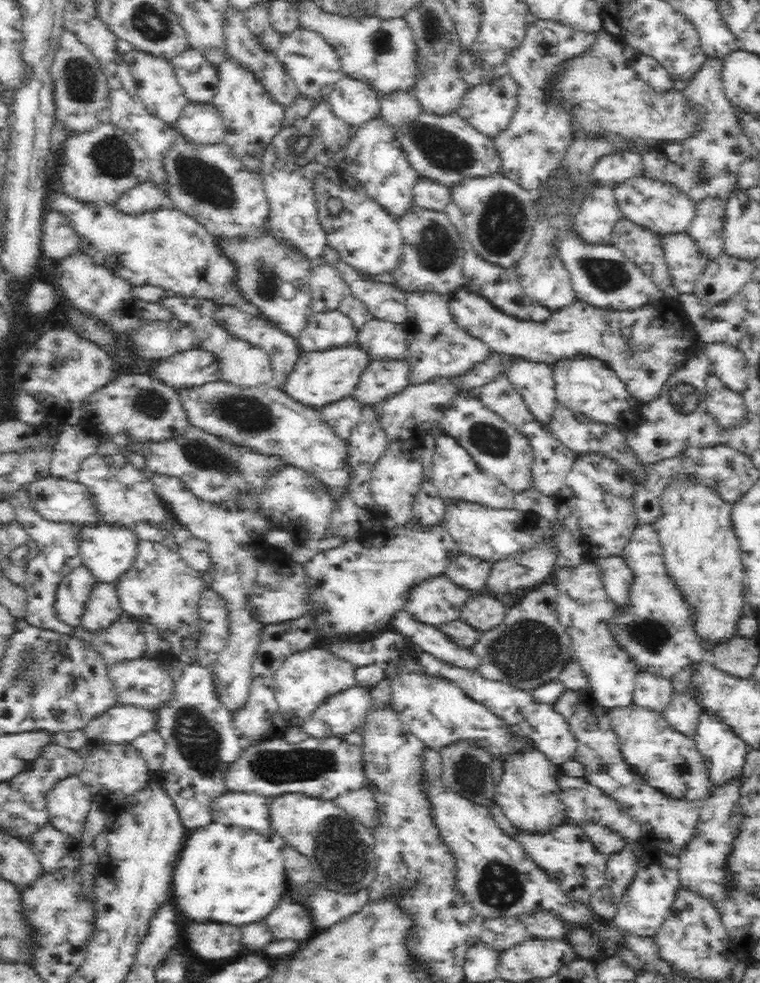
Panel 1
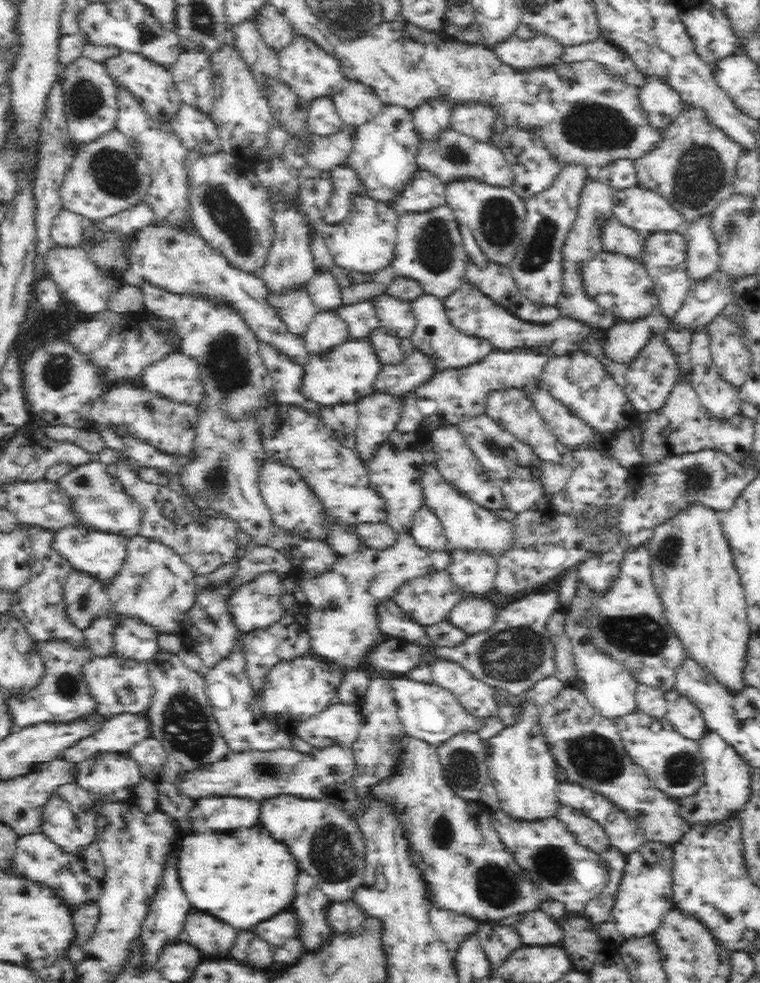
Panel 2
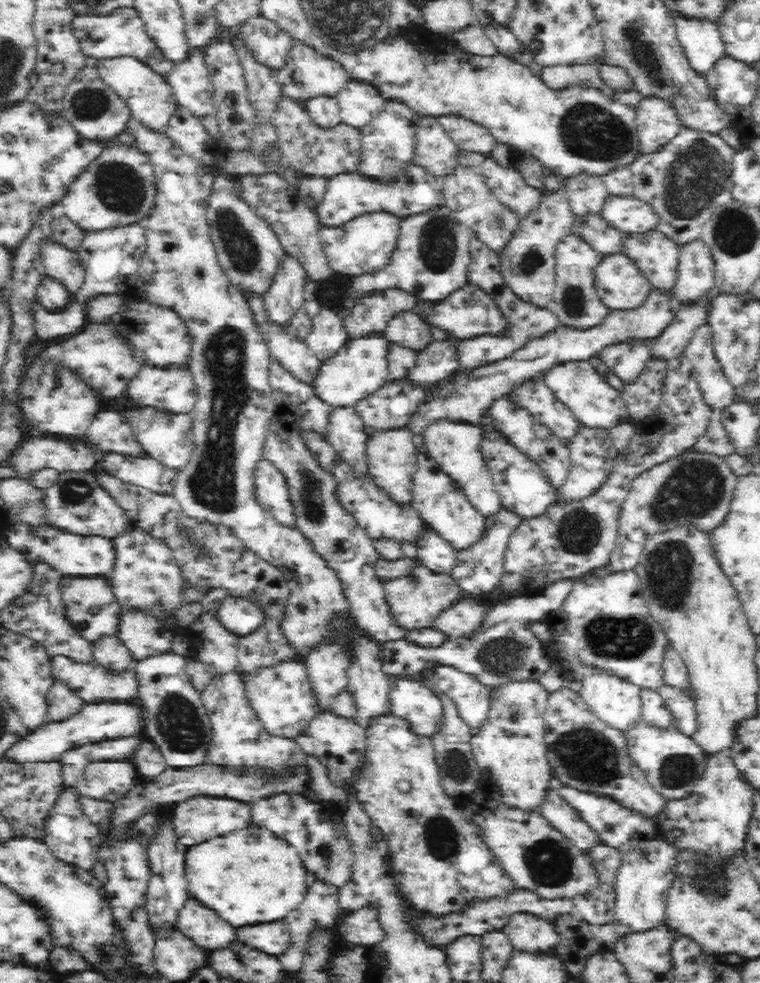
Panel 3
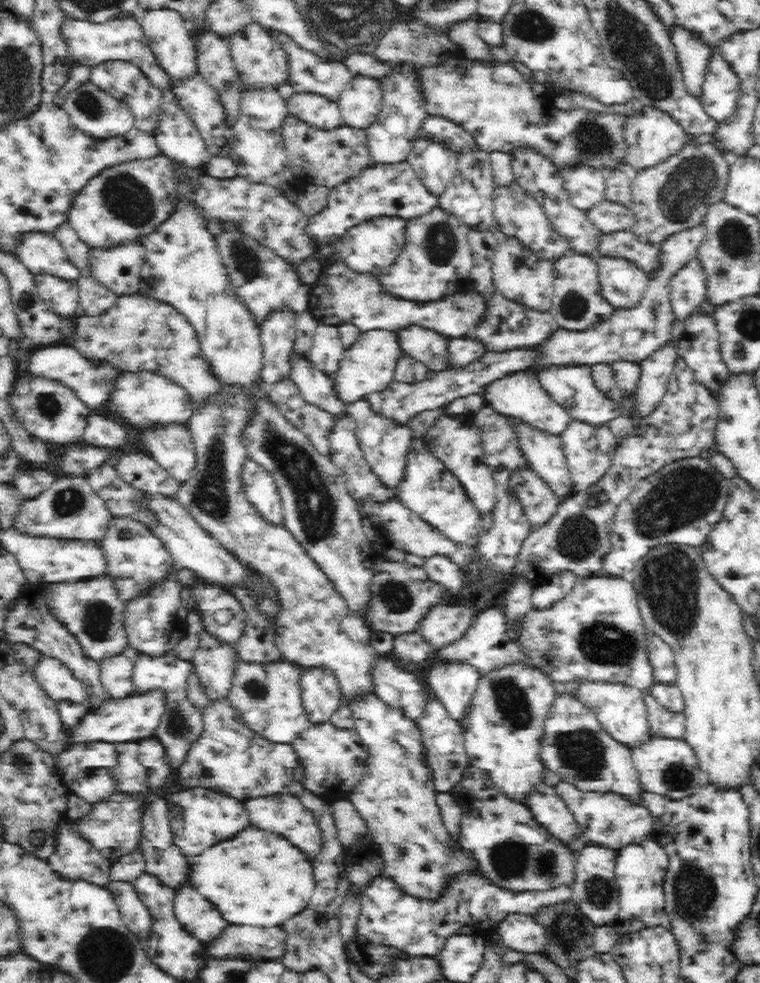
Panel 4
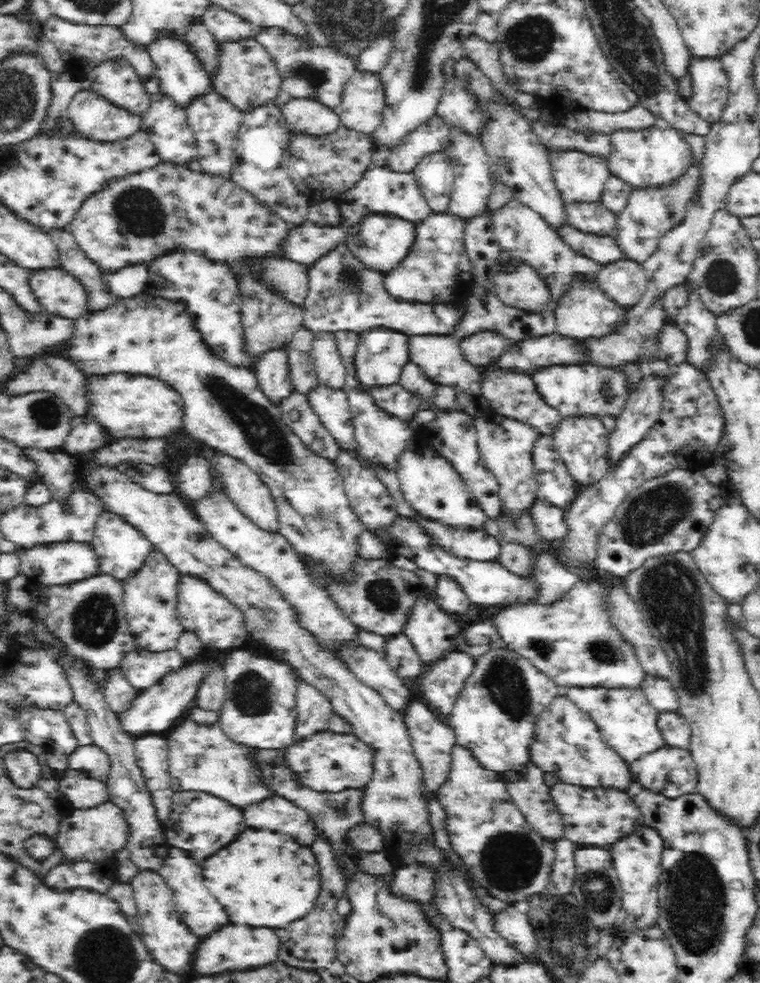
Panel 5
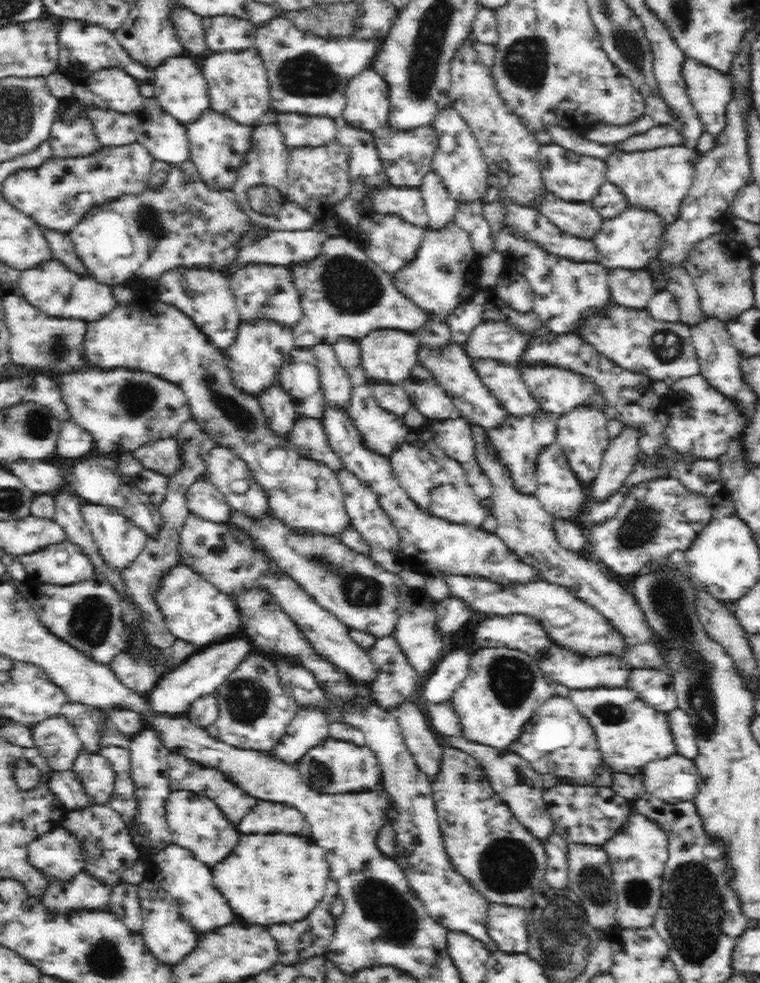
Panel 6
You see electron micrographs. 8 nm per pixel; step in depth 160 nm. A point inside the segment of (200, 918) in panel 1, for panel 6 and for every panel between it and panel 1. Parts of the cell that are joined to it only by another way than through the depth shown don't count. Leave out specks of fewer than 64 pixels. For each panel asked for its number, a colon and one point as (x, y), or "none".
2: (236, 874)
3: (250, 876)
4: (256, 878)
5: (261, 879)
6: (267, 879)

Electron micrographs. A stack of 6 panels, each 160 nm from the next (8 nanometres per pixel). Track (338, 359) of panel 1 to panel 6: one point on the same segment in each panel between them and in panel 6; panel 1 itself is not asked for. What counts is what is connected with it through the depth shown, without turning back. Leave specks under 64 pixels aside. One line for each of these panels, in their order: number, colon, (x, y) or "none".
2: (344, 374)
3: (359, 368)
4: (367, 365)
5: (381, 353)
6: (387, 355)

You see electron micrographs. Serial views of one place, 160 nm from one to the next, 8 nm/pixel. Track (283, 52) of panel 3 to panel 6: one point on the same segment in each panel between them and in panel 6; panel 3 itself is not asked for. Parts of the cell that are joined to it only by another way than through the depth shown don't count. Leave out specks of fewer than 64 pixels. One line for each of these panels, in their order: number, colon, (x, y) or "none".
4: (260, 59)
5: (248, 76)
6: (238, 84)

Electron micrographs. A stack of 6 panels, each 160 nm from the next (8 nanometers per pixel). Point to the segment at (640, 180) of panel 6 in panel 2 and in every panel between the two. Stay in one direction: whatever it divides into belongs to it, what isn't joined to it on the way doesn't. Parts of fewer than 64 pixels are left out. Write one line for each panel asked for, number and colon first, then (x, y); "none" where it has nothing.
2: (662, 104)
3: (657, 121)
4: (652, 135)
5: (654, 155)

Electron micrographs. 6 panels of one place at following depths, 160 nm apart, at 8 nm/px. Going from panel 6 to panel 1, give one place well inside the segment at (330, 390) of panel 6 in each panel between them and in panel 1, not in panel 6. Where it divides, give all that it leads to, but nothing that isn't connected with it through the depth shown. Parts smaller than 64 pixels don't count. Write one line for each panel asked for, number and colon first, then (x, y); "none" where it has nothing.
1: (332, 329)
2: (328, 330)
3: (328, 333)
4: (326, 350)
5: (329, 365)

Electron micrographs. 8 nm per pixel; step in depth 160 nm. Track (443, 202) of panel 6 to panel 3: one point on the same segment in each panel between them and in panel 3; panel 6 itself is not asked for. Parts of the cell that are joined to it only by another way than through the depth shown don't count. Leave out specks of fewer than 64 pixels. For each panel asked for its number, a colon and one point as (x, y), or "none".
3: (434, 150)
4: (435, 164)
5: (434, 174)

